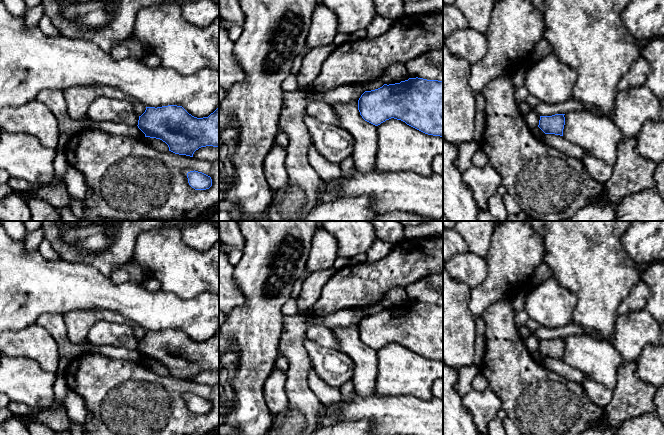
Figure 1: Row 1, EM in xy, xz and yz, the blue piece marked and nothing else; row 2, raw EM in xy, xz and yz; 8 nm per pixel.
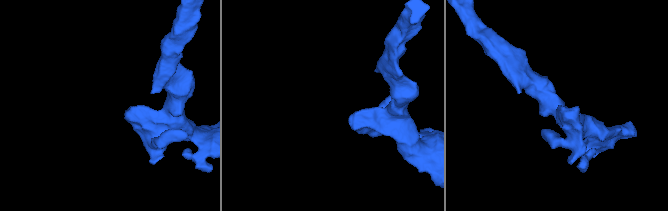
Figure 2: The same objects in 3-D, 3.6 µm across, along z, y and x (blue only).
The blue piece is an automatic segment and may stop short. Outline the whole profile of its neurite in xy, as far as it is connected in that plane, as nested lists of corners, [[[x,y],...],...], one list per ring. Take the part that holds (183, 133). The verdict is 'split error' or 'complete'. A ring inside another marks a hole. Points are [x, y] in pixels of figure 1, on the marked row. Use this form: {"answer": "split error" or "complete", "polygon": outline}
{"answer": "complete", "polygon": [[[168,105],[162,107],[146,107],[145,112],[139,116],[138,128],[145,134],[145,137],[160,139],[165,142],[169,151],[193,157],[196,150],[201,147],[213,146],[219,148],[219,107],[208,117],[197,118],[189,114],[182,106]]]}

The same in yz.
{"answer": "complete", "polygon": [[[555,114],[552,116],[540,116],[538,127],[545,134],[555,134],[563,136],[565,125],[565,114]]]}

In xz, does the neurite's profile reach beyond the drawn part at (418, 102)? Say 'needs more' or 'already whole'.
already whole

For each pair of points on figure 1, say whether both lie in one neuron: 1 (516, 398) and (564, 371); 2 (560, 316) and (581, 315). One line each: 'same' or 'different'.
1: different
2: different

